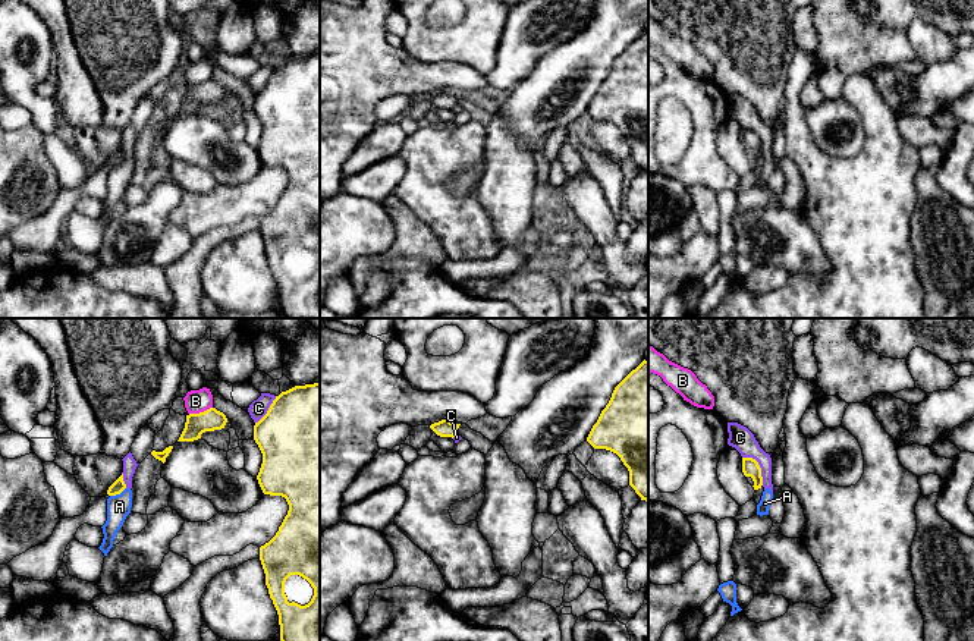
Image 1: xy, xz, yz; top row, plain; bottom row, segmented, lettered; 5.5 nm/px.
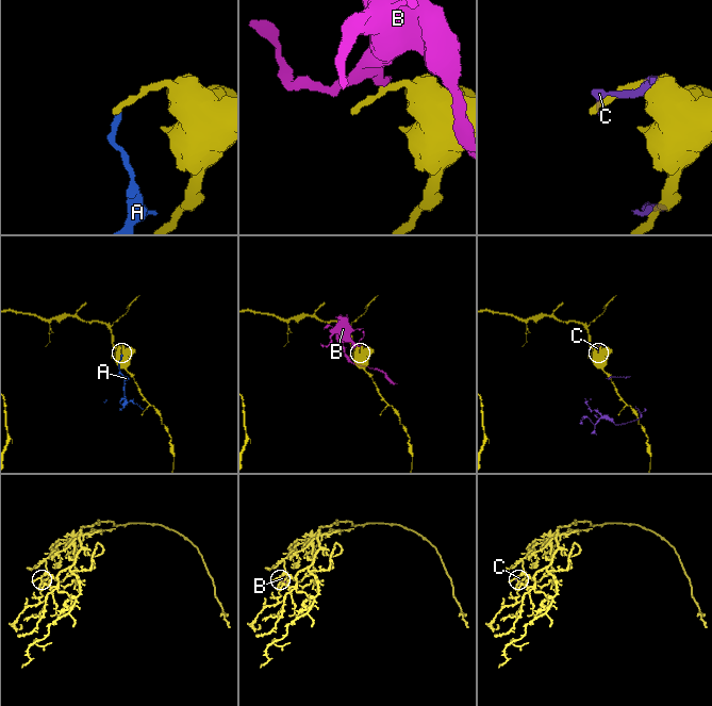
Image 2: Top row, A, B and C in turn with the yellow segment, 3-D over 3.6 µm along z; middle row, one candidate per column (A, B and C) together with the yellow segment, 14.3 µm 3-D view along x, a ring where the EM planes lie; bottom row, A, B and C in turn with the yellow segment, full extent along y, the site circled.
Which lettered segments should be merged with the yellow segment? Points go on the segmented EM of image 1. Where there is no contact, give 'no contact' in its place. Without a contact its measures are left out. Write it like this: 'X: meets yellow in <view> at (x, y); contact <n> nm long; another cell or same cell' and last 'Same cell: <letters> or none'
A: meets yellow in xy at (118, 493); contact 100 nm long; another cell
B: meets yellow in xy at (200, 412); contact 130 nm long; another cell
C: meets yellow in yz at (759, 467); contact 200 nm long; another cell
Same cell: none

